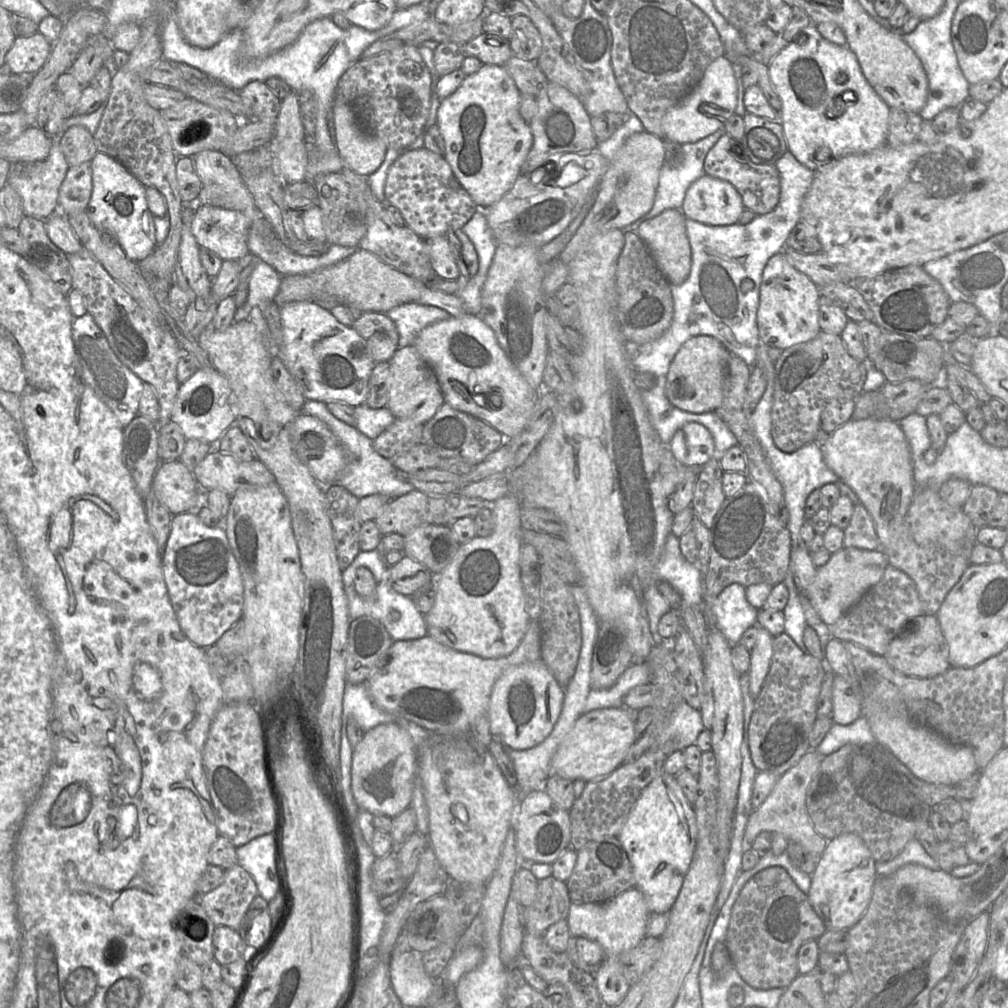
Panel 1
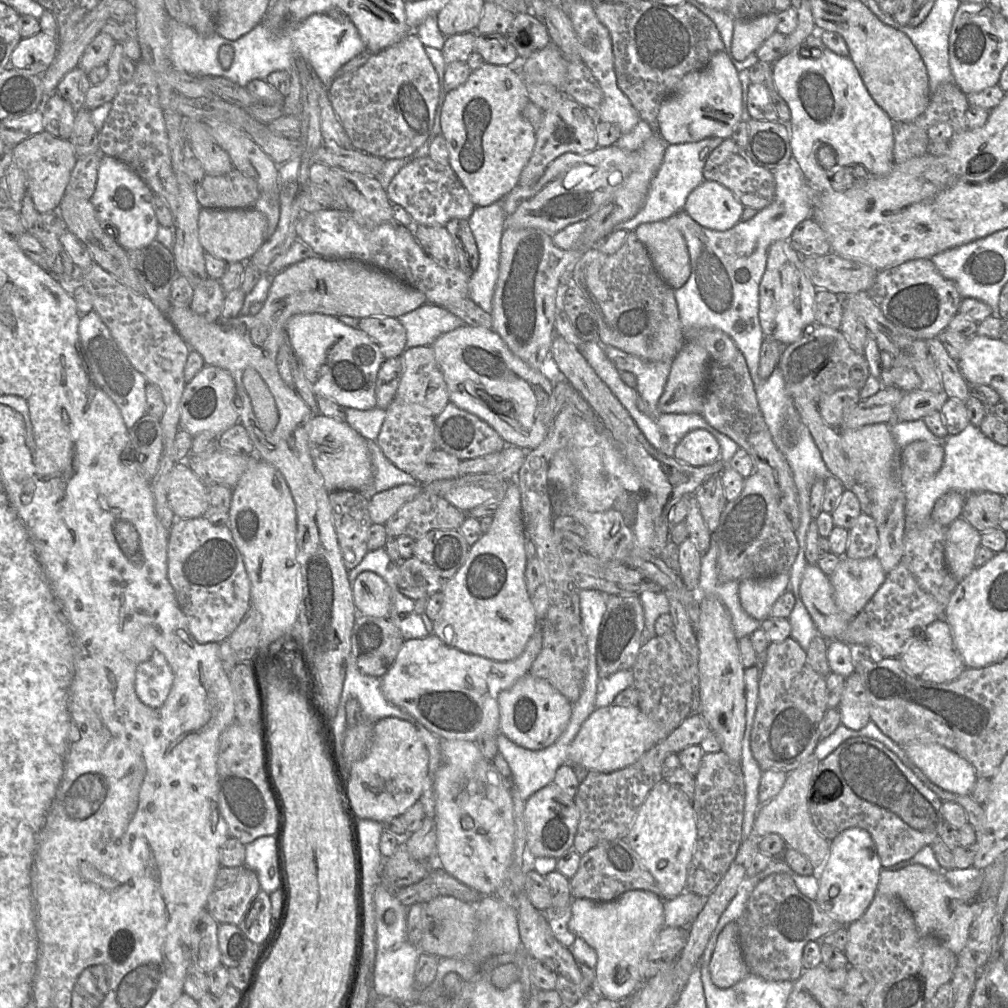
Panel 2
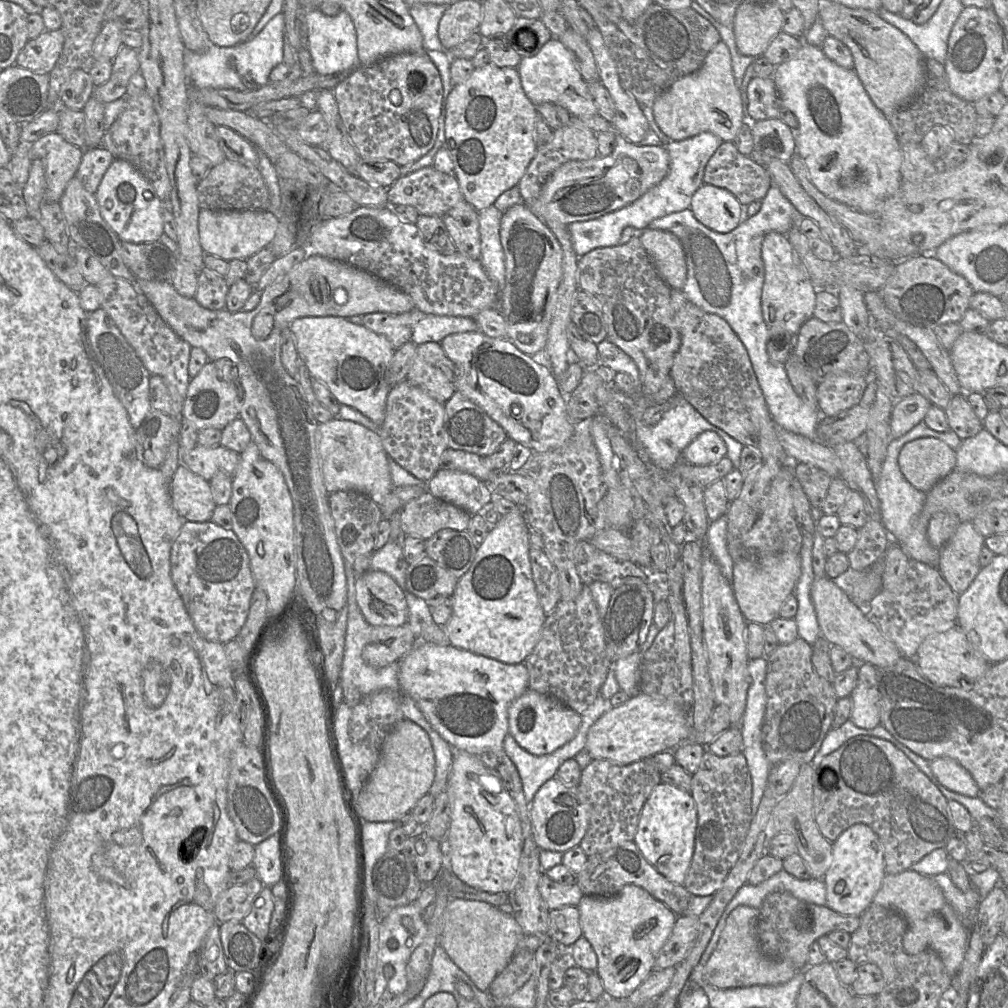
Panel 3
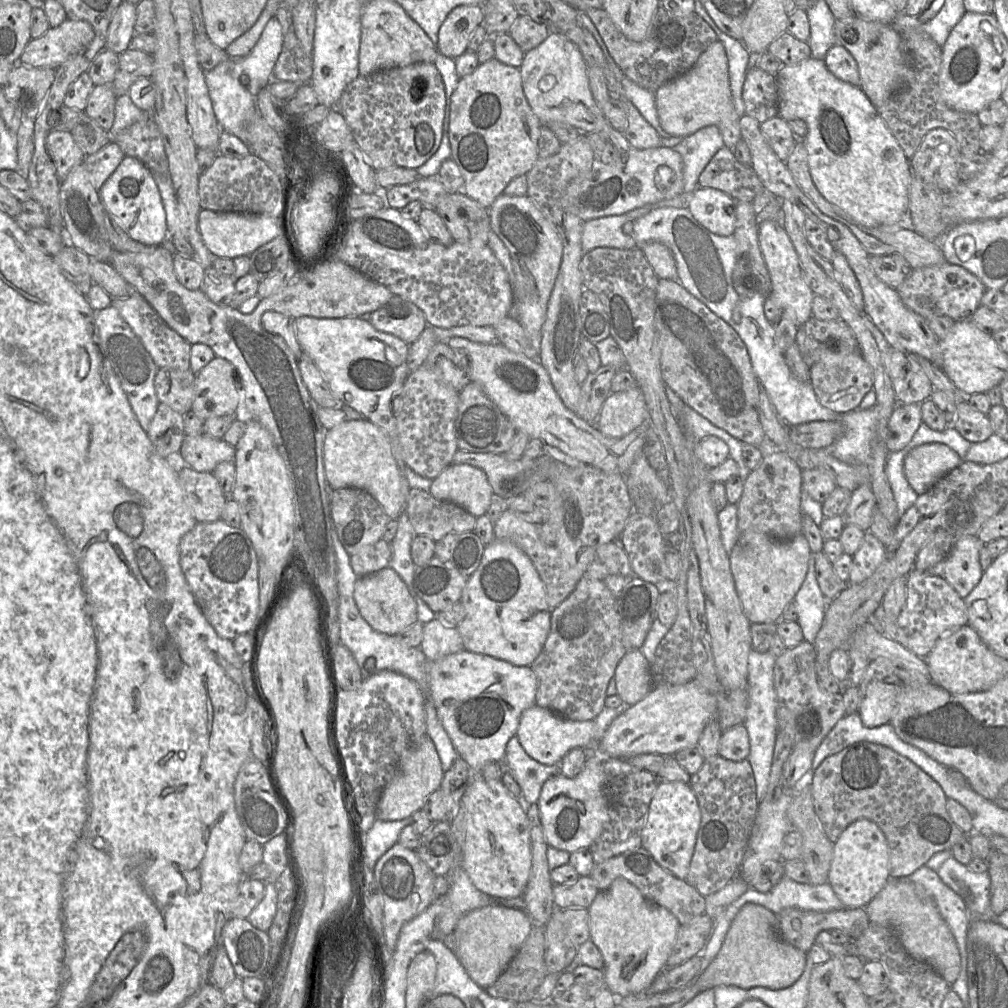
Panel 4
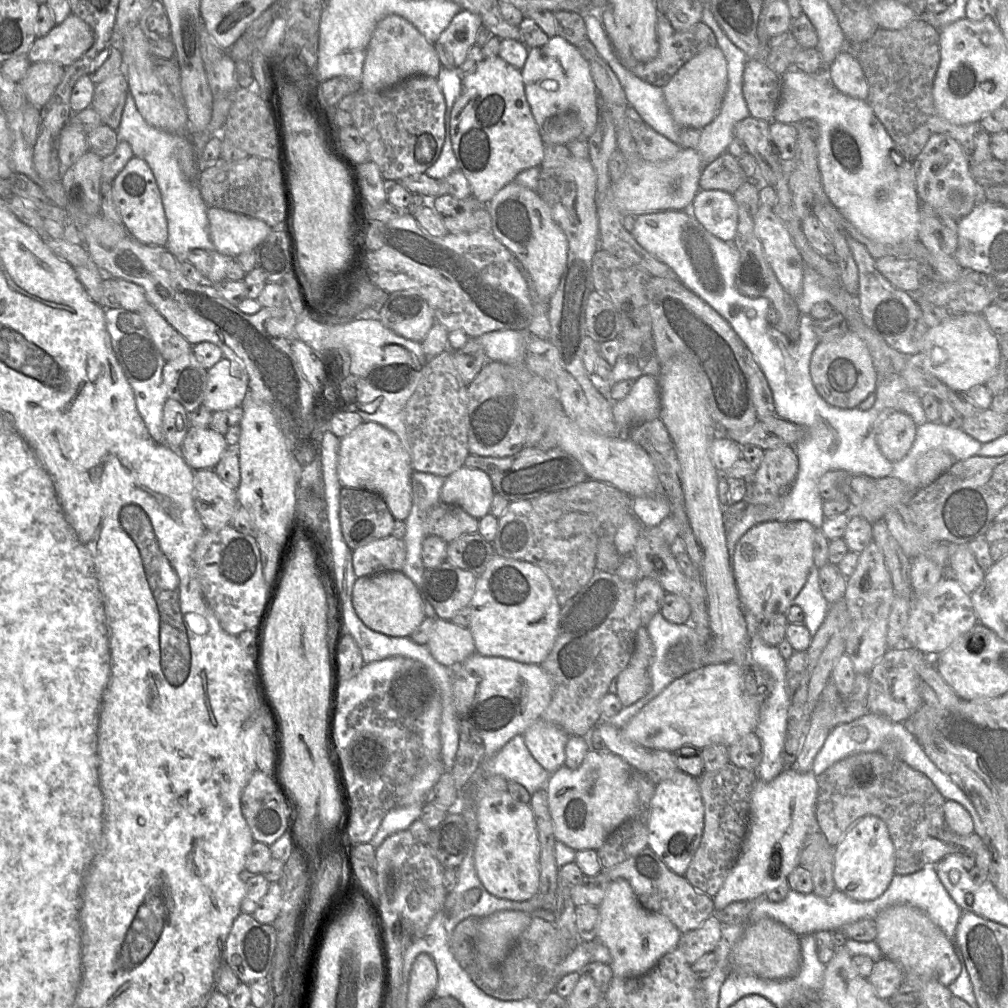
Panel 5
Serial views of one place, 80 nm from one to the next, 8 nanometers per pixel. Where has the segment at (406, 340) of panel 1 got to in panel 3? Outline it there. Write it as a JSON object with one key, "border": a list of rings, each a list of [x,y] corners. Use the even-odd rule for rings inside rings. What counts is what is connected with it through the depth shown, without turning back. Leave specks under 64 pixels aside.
{"border":[[[423,314],[415,324],[411,342],[440,343],[446,336],[463,332],[480,332],[472,318]]]}

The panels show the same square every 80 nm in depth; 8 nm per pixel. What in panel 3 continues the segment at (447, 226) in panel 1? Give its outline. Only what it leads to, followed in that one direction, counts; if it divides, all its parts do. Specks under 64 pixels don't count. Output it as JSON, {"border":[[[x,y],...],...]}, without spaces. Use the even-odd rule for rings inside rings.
{"border":[[[429,166],[405,176],[400,176],[387,188],[387,200],[390,207],[407,205],[414,207],[419,215],[442,217],[464,198],[454,174],[443,173],[433,166]]]}

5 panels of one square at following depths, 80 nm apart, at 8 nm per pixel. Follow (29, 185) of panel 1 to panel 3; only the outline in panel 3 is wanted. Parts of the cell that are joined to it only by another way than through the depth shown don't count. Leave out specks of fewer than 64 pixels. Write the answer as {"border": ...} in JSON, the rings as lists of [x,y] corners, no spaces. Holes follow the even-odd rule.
{"border":[[[51,132],[32,142],[30,157],[33,160],[40,159],[44,164],[46,192],[45,198],[49,202],[59,202],[69,181],[75,176],[83,150],[67,142],[60,134]]]}

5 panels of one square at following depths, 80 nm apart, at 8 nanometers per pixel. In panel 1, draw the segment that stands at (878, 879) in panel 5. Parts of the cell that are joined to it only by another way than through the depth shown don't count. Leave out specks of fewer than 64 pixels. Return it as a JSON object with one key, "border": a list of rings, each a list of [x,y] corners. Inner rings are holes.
{"border":[[[845,833],[828,840],[811,874],[811,886],[807,893],[812,908],[828,931],[849,931],[865,914],[878,876],[875,864],[876,860],[857,834]]]}

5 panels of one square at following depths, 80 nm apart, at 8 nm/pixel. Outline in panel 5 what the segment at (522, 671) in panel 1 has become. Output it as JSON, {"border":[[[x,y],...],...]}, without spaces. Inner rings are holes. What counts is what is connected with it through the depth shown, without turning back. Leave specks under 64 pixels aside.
{"border":[[[538,719],[523,733],[525,744],[536,761],[548,772],[562,767],[570,737],[562,728]]]}

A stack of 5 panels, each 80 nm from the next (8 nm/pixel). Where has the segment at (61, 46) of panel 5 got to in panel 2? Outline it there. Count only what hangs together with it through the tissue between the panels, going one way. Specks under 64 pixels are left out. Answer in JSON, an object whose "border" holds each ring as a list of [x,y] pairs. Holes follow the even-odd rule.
{"border":[[[42,31],[31,37],[22,37],[10,57],[10,66],[24,69],[32,74],[41,75],[53,62],[58,50],[58,39]]]}

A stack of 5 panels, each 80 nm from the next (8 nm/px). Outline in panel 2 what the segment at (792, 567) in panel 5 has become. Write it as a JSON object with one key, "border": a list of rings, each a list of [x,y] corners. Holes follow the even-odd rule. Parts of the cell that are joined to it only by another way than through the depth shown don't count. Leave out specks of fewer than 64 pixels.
{"border":[[[789,572],[760,579],[739,581],[739,598],[743,609],[754,619],[762,622],[770,617],[776,600],[789,589]]]}

